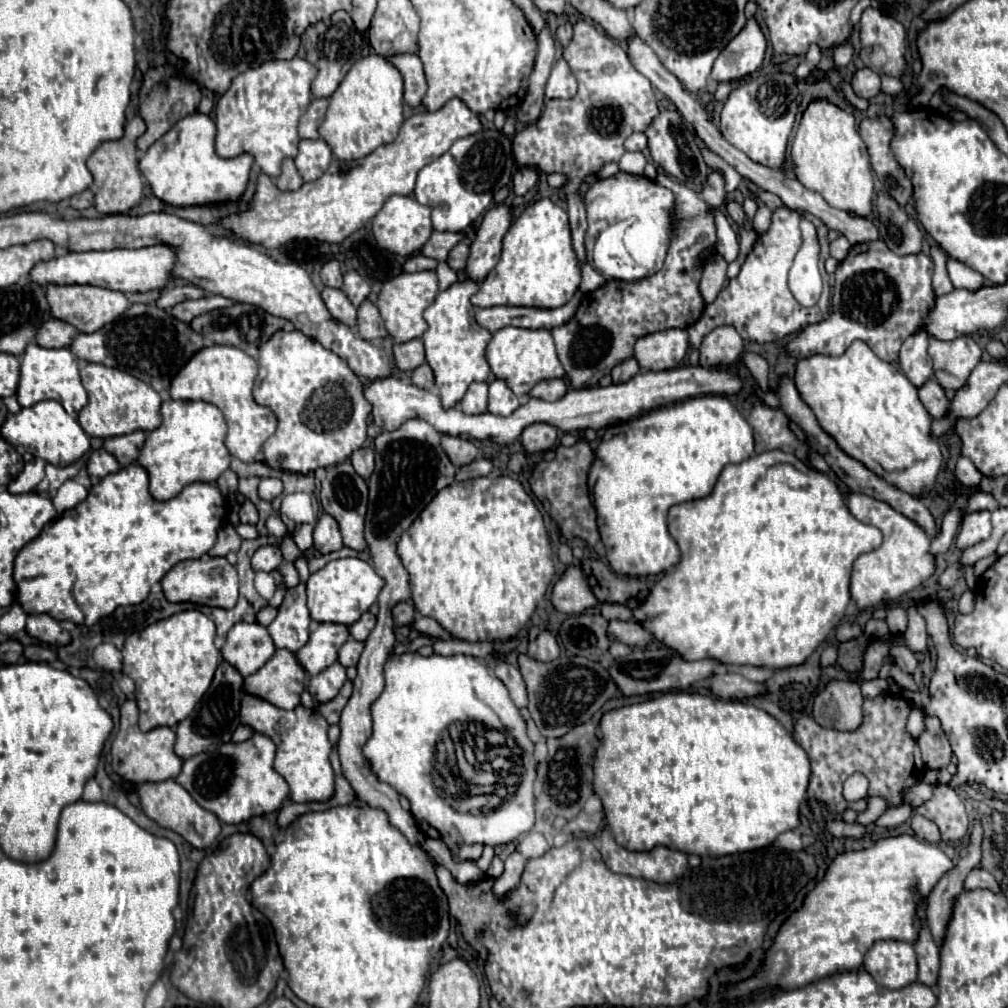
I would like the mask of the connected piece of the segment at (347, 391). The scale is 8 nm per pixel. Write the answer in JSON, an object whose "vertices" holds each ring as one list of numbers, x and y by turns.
{"vertices":[[297,329,277,331,259,351,259,377,253,397,279,419,277,431,263,445,265,463,307,475,317,467,347,459,365,443,371,407,363,397,363,383,345,359]]}

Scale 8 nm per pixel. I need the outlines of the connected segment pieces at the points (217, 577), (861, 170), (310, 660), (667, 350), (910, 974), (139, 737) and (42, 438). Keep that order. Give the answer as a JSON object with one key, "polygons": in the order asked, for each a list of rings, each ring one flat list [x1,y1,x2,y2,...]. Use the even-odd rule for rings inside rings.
{"polygons":[[[201,557,191,561,177,563,163,579,161,579,163,593,167,601,171,603,197,603,197,605,209,605,209,607,223,607,233,609,237,603,237,571,225,557]],[[813,99,803,111,797,127,791,159,795,165,795,177,811,191,823,195,823,199,843,211,855,211,859,217,869,217,873,209,873,175,869,165,867,147,859,135,855,117,827,99]],[[321,623,311,633,309,643,297,651,297,659,309,675,317,675,337,661,337,651,349,637,351,635,347,625]],[[669,329,635,343,635,359,645,371,667,371,675,369,689,351,689,335,685,329]],[[877,941,865,953,865,971,873,975,875,983,887,989,901,989,917,981,917,957,911,943,905,941]],[[125,701,121,705,121,727,111,745,111,757,115,771,131,783,145,783,145,781,165,781,175,779,181,771,183,759,175,755,175,731,171,727,155,727,153,731,143,733,137,727,137,703]],[[39,401,15,415,7,415,1,427,1,435,11,445,23,445,35,457,45,459,47,463,57,467,65,467,77,461,85,451,89,451,89,435,81,429,77,419,73,419,57,401]]]}

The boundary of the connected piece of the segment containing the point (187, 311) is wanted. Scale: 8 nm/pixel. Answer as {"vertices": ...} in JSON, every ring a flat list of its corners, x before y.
{"vertices":[[205,295,205,297,195,299,195,301,183,301,177,307,173,307,171,311,173,311,173,315,177,315,177,319,185,319,185,323,191,323,191,319,197,315,209,313,213,309,229,307,233,303,235,303,233,299,227,299,223,295]]}

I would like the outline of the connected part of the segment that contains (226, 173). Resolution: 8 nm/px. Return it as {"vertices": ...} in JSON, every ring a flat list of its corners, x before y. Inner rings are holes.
{"vertices":[[191,113,177,121,161,139,157,139,139,159,139,169,151,185,155,197,173,205,205,205,211,201,239,199,247,187,254,157,243,153,235,159,223,159,215,153,215,123,205,113]]}

